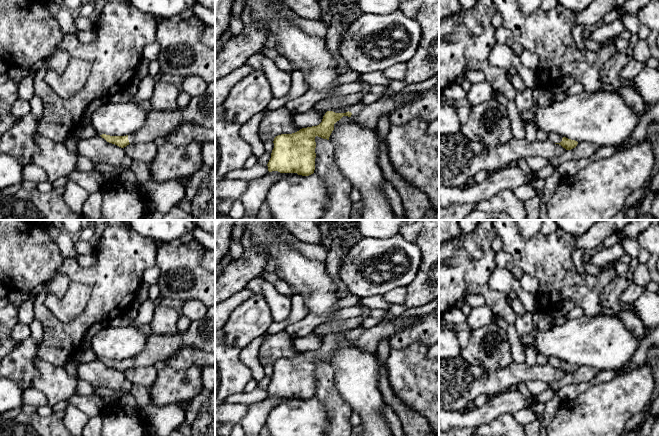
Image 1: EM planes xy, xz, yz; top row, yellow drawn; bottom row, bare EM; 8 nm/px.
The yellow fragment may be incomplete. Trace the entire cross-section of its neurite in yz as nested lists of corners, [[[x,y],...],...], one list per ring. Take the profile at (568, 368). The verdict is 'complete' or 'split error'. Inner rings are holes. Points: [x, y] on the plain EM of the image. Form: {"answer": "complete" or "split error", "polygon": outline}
{"answer": "split error", "polygon": [[[549,358],[548,363],[551,364],[555,368],[561,369],[566,374],[571,374],[575,372],[578,368],[578,366],[575,364],[571,364],[566,361],[561,361],[557,358]]]}

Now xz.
{"answer": "split error", "polygon": [[[419,315],[401,317],[392,321],[383,320],[366,329],[358,327],[348,332],[346,337],[327,335],[317,350],[302,352],[292,358],[281,358],[274,362],[274,372],[267,388],[268,395],[297,397],[309,400],[315,394],[315,361],[329,364],[334,348],[343,340],[354,342],[360,349],[374,353],[382,340],[389,340],[398,331],[420,322]]]}

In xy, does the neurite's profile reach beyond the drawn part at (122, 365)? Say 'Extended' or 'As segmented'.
Extended

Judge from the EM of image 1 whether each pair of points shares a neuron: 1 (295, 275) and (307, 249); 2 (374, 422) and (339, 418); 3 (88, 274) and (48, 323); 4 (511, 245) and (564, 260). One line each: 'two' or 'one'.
1: two
2: two
3: one
4: one

